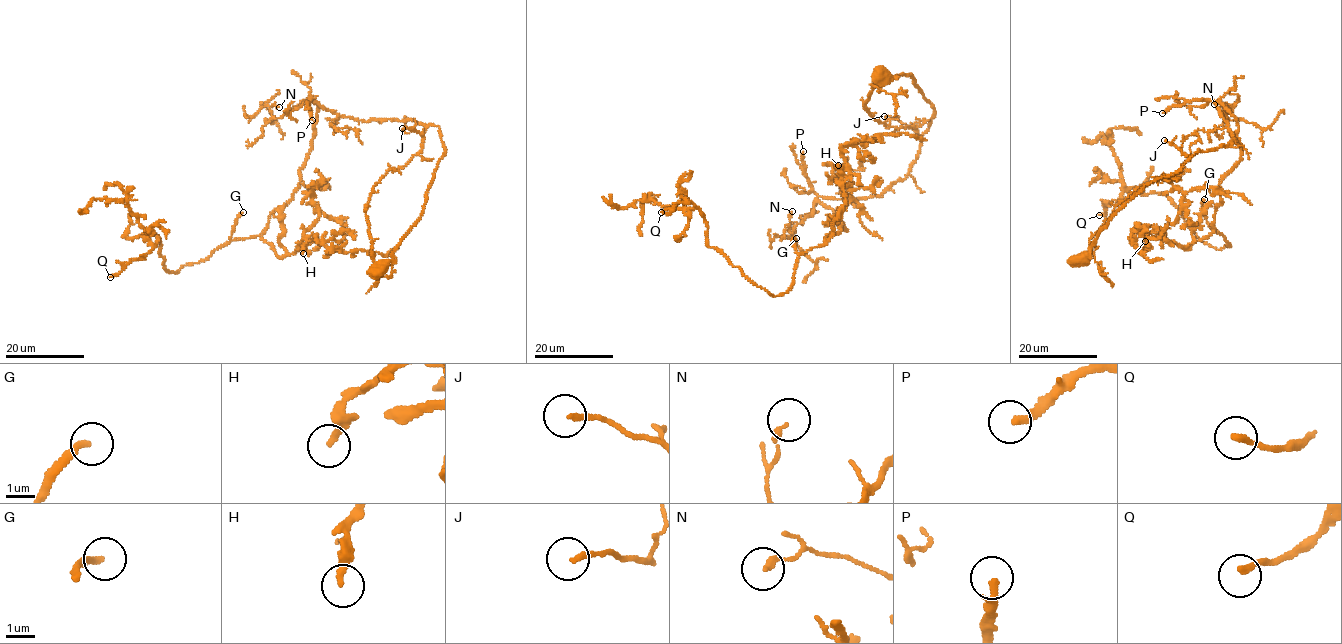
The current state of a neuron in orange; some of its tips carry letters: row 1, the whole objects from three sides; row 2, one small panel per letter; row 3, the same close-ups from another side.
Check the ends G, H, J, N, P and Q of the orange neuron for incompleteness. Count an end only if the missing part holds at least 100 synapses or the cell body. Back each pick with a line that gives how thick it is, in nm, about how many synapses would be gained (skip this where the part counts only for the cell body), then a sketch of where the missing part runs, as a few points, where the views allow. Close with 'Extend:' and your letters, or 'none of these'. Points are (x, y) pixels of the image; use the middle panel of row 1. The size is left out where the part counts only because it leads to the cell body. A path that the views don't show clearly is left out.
G: Thickness 200 nm. Roughly 200 synapses. Course of what is missing: (796, 238), (797, 226), (785, 214), (800, 193), (812, 193), (816, 188)
P: Thickness 240 nm. Roughly 110 synapses. Course of what is missing: (803, 151), (802, 142), (807, 138), (796, 137), (793, 128), (812, 117), (797, 116), (814, 107)
Extend: G, P

